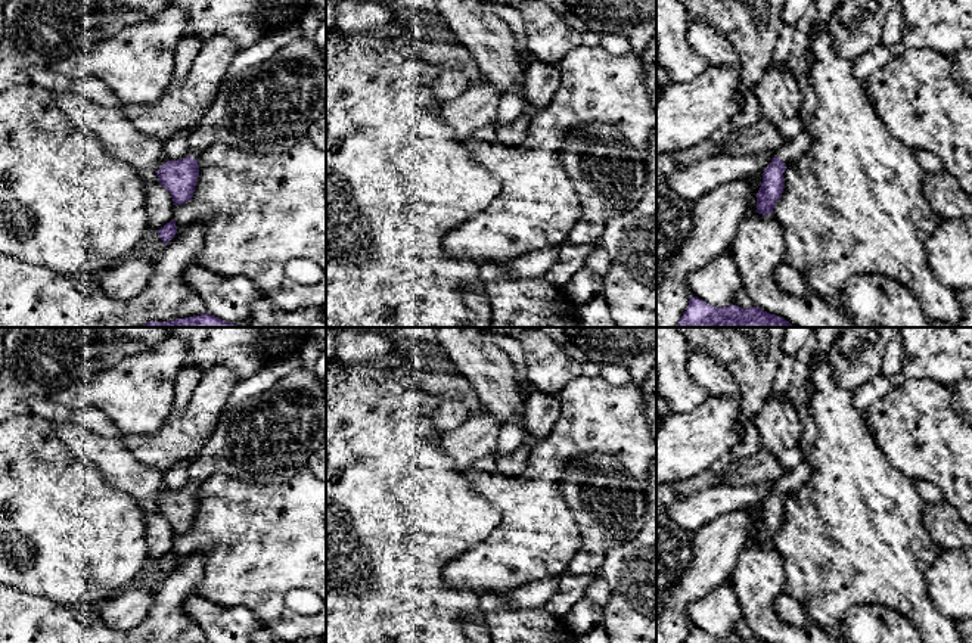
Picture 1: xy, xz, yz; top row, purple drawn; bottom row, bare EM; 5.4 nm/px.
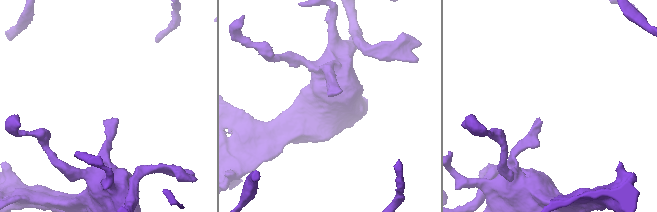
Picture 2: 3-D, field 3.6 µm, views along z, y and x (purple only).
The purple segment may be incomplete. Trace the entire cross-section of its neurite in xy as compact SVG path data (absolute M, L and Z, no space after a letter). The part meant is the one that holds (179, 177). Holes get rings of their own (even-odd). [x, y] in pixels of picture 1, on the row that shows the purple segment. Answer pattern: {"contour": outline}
{"contour": "M189 149L189 156L178 161L167 161L158 171L159 183L171 193L174 205L192 199L199 177L198 159L201 153Z"}

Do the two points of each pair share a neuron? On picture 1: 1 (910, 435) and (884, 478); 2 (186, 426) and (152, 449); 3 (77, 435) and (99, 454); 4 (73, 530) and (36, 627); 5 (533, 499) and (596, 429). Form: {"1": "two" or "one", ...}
{"1": "two", "2": "one", "3": "one", "4": "two", "5": "one"}

